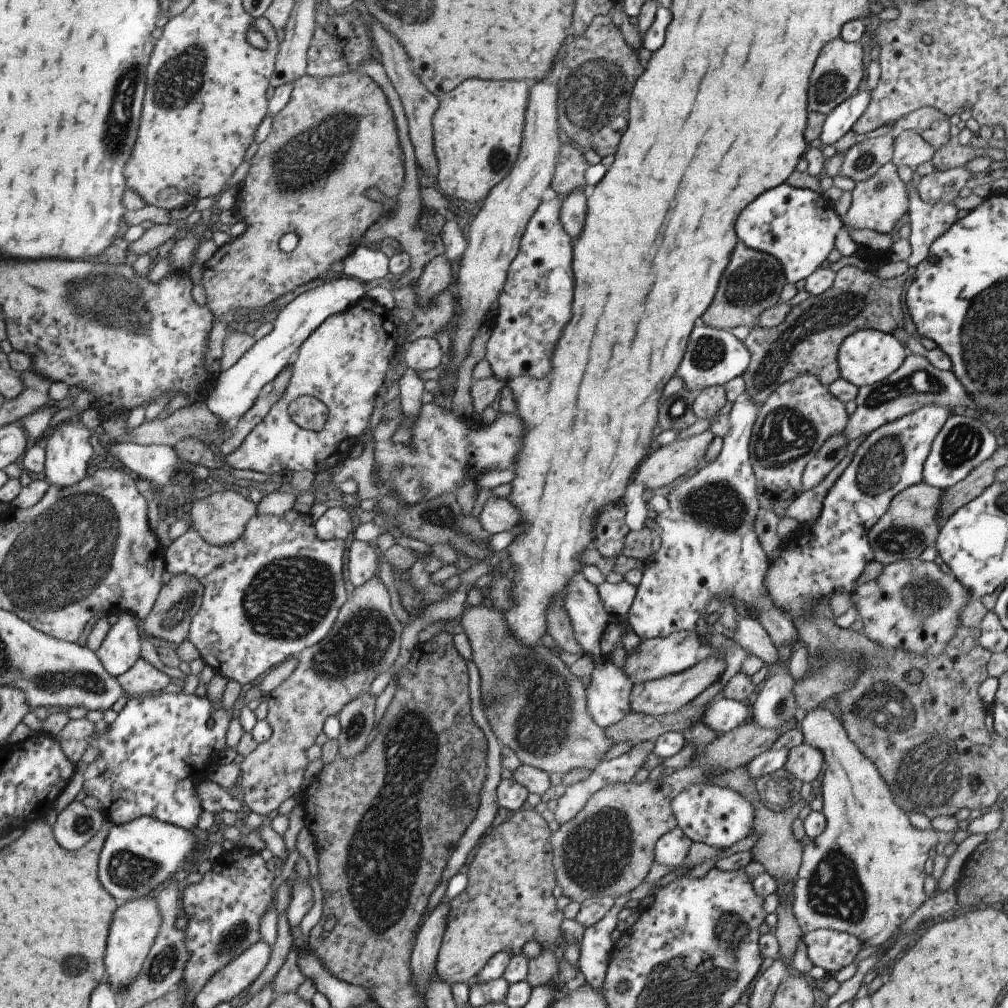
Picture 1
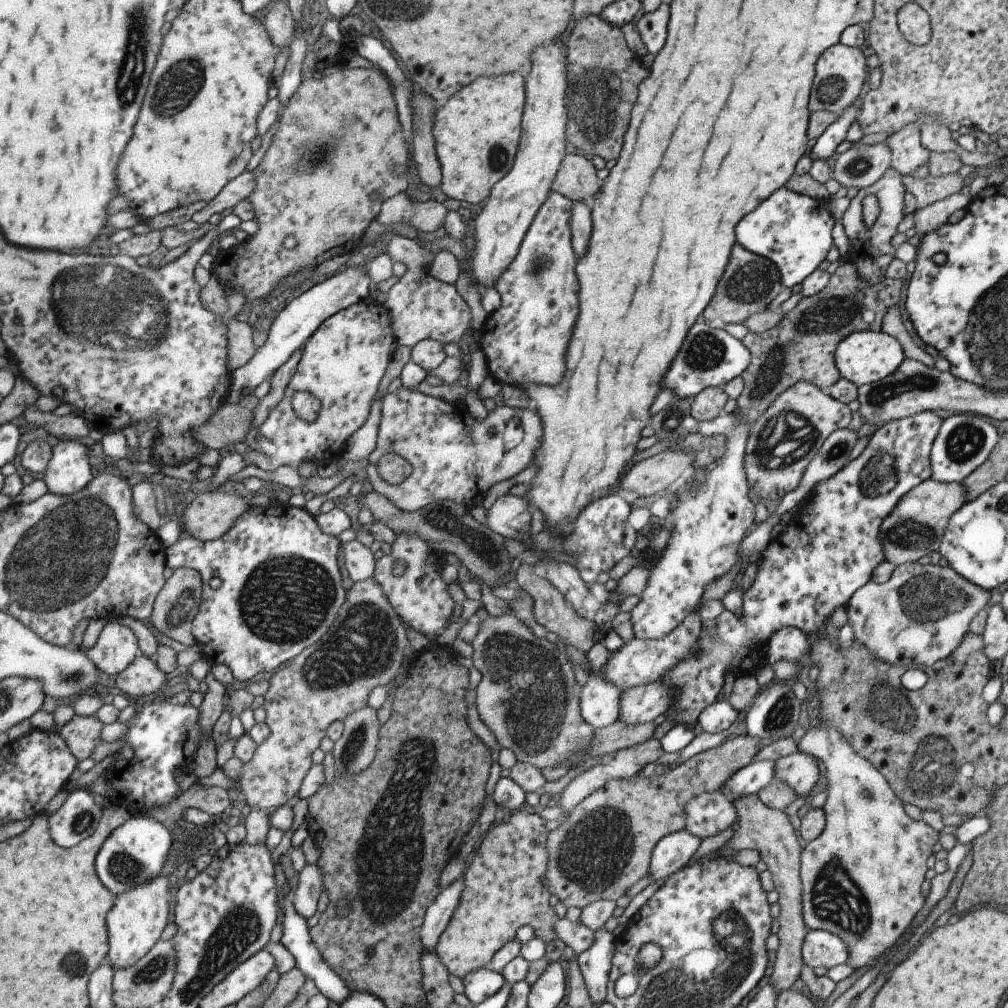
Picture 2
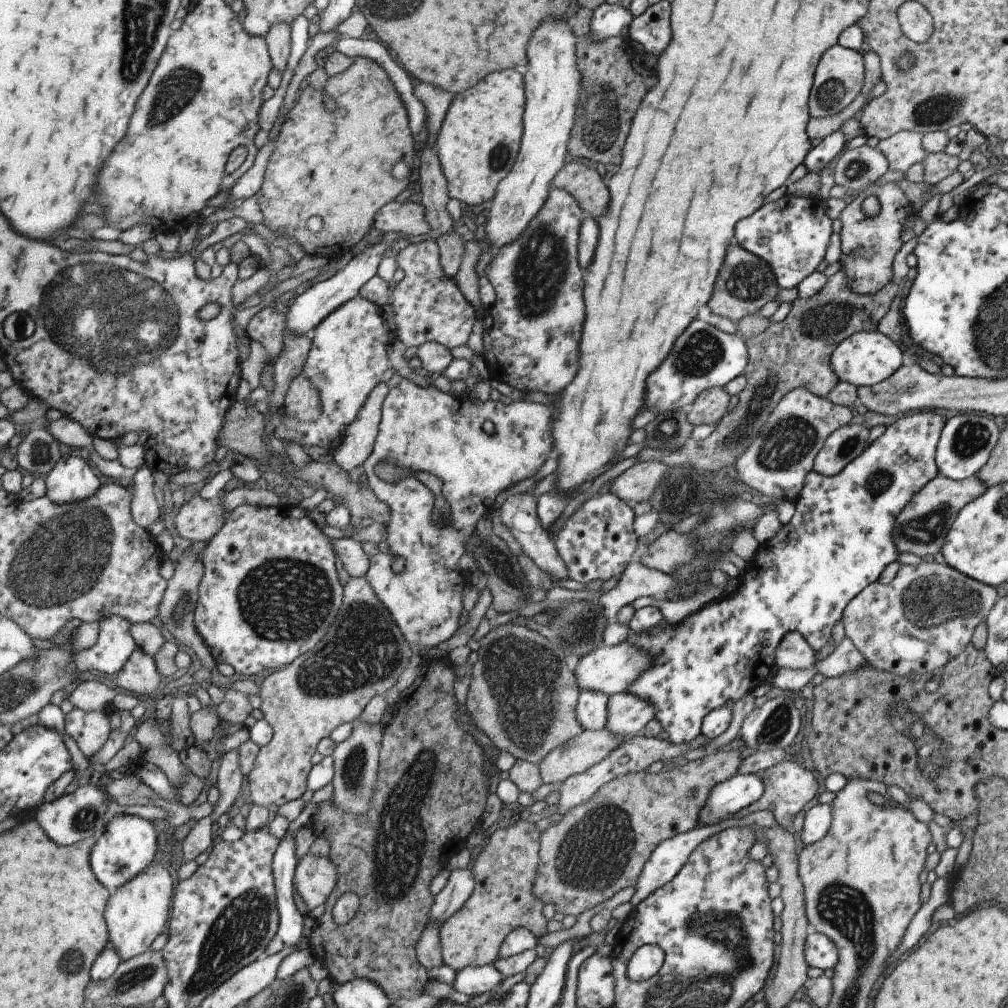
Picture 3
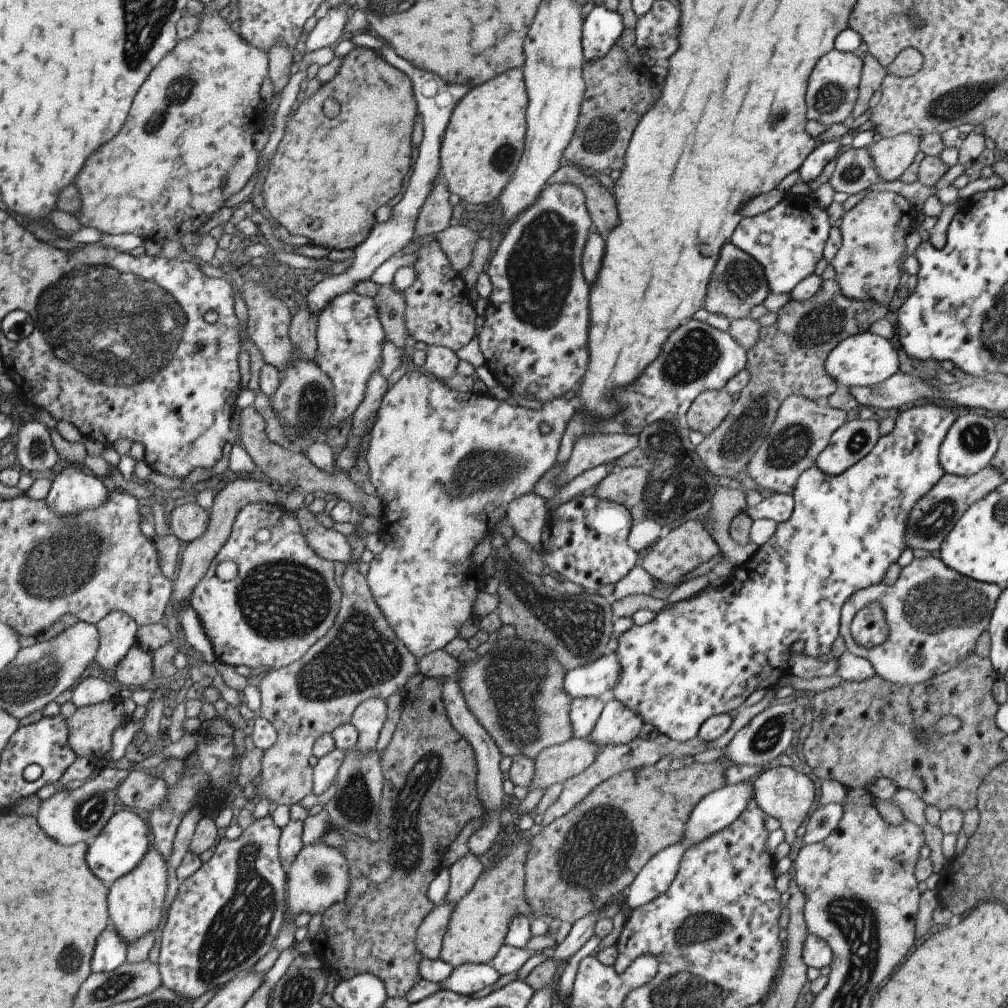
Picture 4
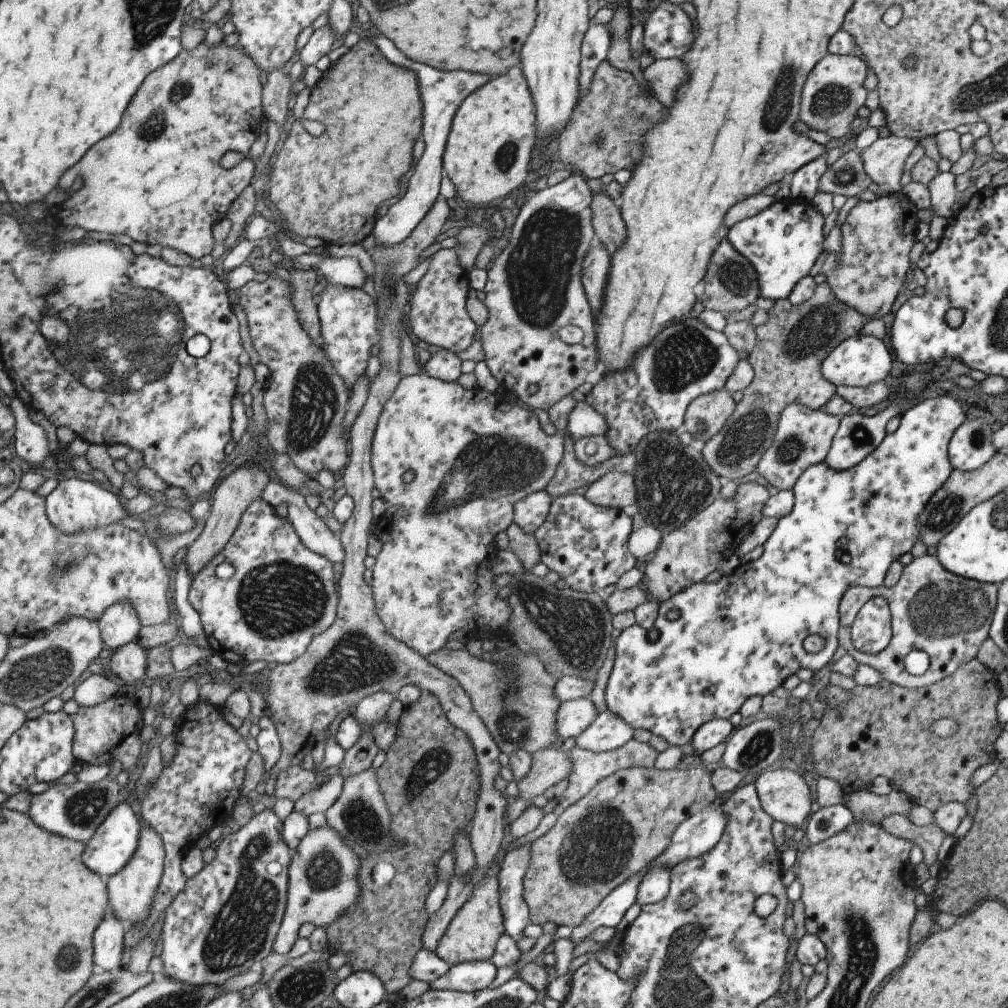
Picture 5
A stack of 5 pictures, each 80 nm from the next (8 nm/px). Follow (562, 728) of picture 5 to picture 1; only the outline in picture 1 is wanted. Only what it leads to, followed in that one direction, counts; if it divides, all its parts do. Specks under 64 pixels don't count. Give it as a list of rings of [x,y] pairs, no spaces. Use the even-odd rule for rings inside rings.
[[[611,661],[596,663],[588,678],[585,710],[597,726],[607,728],[631,712],[629,694],[634,684]]]

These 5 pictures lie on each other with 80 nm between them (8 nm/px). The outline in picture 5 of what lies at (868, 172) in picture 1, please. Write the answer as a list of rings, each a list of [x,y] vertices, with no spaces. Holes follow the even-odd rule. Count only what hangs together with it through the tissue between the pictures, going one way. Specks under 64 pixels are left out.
[[[850,147],[821,173],[818,190],[829,192],[833,196],[859,195],[870,183],[860,159],[859,149]]]

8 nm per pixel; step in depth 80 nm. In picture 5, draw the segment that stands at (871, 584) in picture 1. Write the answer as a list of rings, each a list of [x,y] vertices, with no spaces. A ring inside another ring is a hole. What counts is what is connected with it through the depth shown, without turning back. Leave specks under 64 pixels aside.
[[[929,554],[913,557],[909,564],[902,567],[901,576],[895,586],[886,587],[882,584],[878,587],[850,586],[843,593],[838,606],[838,644],[843,646],[855,662],[874,668],[887,682],[910,689],[936,683],[945,678],[945,675],[951,675],[958,666],[975,658],[981,643],[988,637],[988,628],[996,605],[997,589],[993,583],[980,583],[950,573],[934,556]],[[873,597],[884,598],[890,610],[890,639],[887,646],[884,646],[876,655],[859,652],[850,641],[850,626],[853,624],[859,607]],[[911,650],[921,650],[928,656],[928,668],[921,675],[910,675],[903,667],[903,658]]]

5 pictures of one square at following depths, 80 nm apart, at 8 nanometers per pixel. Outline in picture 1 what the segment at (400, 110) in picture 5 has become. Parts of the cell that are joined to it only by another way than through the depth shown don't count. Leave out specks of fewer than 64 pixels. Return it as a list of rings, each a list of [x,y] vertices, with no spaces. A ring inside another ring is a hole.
[[[347,71],[330,77],[319,78],[310,77],[307,74],[301,75],[295,82],[290,92],[288,103],[277,112],[272,119],[272,126],[265,139],[258,144],[258,149],[250,160],[250,167],[238,186],[238,195],[234,204],[233,211],[241,218],[241,221],[247,225],[247,230],[243,234],[235,237],[231,242],[226,243],[212,254],[209,260],[202,265],[201,282],[205,289],[207,298],[205,308],[209,309],[215,318],[223,316],[234,317],[240,313],[254,315],[253,310],[257,307],[263,307],[267,303],[276,299],[285,292],[307,282],[313,278],[321,277],[325,272],[329,272],[330,264],[336,260],[343,260],[349,253],[353,252],[365,239],[363,234],[383,212],[381,204],[367,200],[363,194],[369,188],[377,188],[381,194],[386,197],[395,198],[401,190],[403,184],[403,155],[399,149],[397,136],[395,135],[395,123],[393,115],[385,94],[381,88],[365,73],[358,71]],[[286,232],[293,232],[297,237],[297,246],[288,253],[281,251],[277,247],[277,241]]]

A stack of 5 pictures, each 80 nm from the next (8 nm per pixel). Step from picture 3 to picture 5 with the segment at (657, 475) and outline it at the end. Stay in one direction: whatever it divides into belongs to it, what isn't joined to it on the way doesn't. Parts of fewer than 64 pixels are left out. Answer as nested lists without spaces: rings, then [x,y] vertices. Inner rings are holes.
[[[607,472],[587,485],[583,496],[592,505],[619,509],[635,502],[635,487],[632,473]]]

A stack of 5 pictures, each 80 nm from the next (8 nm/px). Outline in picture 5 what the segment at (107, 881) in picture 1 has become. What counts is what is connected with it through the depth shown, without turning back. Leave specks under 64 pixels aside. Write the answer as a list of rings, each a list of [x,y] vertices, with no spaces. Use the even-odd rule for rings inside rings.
[[[122,800],[104,818],[102,824],[92,834],[92,838],[84,843],[82,854],[84,865],[106,879],[113,873],[119,872],[133,858],[139,841],[140,824],[138,817],[131,811],[128,801]]]

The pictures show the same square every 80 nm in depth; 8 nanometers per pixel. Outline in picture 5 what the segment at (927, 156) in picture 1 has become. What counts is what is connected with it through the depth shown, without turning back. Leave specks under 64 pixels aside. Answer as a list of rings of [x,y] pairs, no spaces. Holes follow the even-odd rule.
[[[878,137],[869,146],[859,150],[865,174],[870,182],[875,182],[882,195],[899,193],[904,190],[900,186],[901,167],[916,140],[907,137]]]

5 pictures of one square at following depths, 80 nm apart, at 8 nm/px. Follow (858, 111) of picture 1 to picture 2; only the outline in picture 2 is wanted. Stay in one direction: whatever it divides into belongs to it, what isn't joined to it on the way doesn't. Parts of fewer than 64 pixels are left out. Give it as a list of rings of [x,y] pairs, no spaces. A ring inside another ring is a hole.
[[[849,104],[847,108],[843,108],[841,112],[837,114],[837,120],[831,122],[825,132],[817,138],[815,146],[811,148],[808,158],[815,160],[827,160],[827,158],[834,158],[835,148],[845,141],[845,134],[850,128],[850,124],[855,122],[858,115],[857,108],[852,104]]]

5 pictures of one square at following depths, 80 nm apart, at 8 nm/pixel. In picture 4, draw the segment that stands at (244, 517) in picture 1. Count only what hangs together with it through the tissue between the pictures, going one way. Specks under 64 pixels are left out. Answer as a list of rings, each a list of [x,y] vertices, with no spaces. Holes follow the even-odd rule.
[[[187,502],[176,506],[166,518],[169,533],[179,541],[188,543],[207,530],[209,510],[203,510],[197,502]]]

